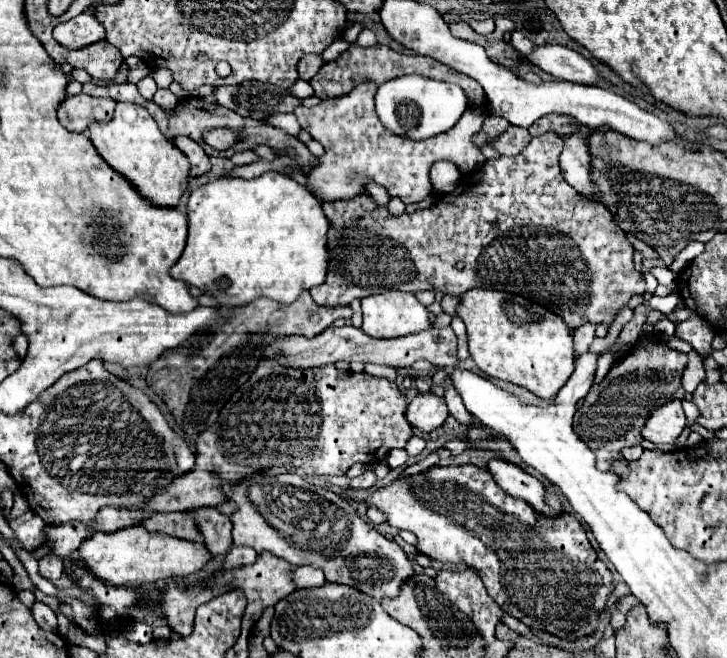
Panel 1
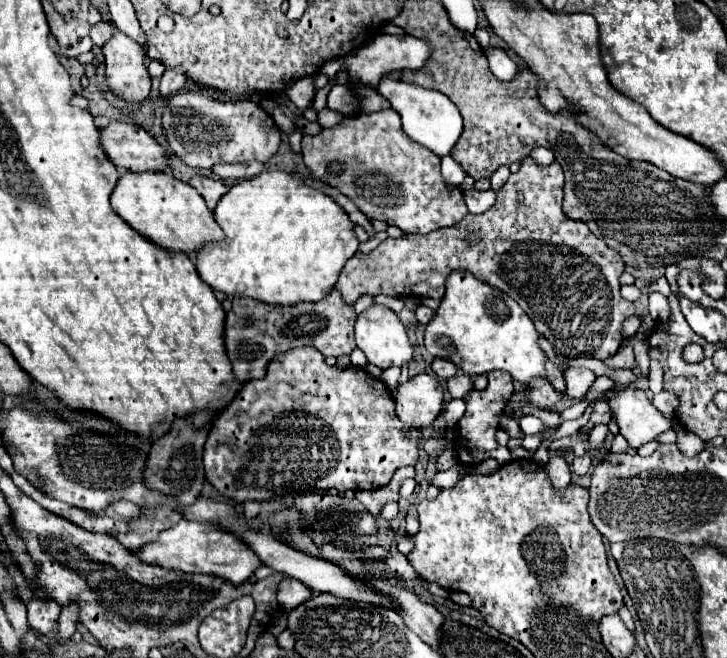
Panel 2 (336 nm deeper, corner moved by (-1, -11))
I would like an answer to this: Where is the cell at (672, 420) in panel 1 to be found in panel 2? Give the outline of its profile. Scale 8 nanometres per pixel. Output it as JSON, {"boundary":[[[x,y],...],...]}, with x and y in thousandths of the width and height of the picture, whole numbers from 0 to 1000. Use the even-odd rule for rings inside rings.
{"boundary":[[[860,590],[838,599],[838,617],[849,635],[851,660],[865,672],[868,681],[882,681],[884,675],[923,653],[923,638],[890,608],[884,593]]]}

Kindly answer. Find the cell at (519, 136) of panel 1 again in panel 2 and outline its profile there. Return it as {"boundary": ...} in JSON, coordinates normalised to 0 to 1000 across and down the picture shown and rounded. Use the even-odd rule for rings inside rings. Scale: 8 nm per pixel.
{"boundary":[[[741,222],[741,225],[736,225],[733,231],[730,231],[730,240],[736,243],[736,249],[741,249],[741,252],[755,252],[758,246],[763,245],[763,237],[755,225],[747,225],[747,222]]]}

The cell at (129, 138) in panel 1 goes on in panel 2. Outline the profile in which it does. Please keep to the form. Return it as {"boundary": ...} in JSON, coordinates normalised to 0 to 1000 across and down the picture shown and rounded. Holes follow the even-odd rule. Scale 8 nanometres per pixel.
{"boundary":[[[172,261],[153,295],[153,316],[191,356],[238,383],[260,386],[279,368],[309,359],[279,298],[263,280],[227,261]]]}

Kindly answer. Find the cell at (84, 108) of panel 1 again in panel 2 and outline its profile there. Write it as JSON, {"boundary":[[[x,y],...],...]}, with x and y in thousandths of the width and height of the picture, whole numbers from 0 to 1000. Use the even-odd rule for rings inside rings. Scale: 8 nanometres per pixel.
{"boundary":[[[153,182],[144,195],[136,195],[136,204],[142,231],[161,255],[180,261],[230,255],[227,228],[194,191]]]}

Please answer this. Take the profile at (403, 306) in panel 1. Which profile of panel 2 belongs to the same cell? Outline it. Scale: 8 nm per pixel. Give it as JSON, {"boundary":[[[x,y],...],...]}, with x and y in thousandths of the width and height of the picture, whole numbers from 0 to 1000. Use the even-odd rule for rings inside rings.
{"boundary":[[[513,462],[491,483],[488,517],[491,517],[491,529],[499,532],[505,547],[510,553],[527,559],[527,562],[538,559],[538,556],[557,556],[568,544],[568,523],[565,523],[565,517],[560,511],[560,498],[549,486],[549,480],[532,465]]]}

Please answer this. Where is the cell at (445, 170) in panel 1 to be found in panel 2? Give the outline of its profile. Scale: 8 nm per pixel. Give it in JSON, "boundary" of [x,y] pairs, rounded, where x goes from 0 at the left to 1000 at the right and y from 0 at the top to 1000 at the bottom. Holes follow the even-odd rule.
{"boundary":[[[609,237],[607,240],[607,267],[609,267],[615,286],[631,286],[640,271],[640,261],[637,261],[637,255],[631,255],[631,249],[620,237]]]}

